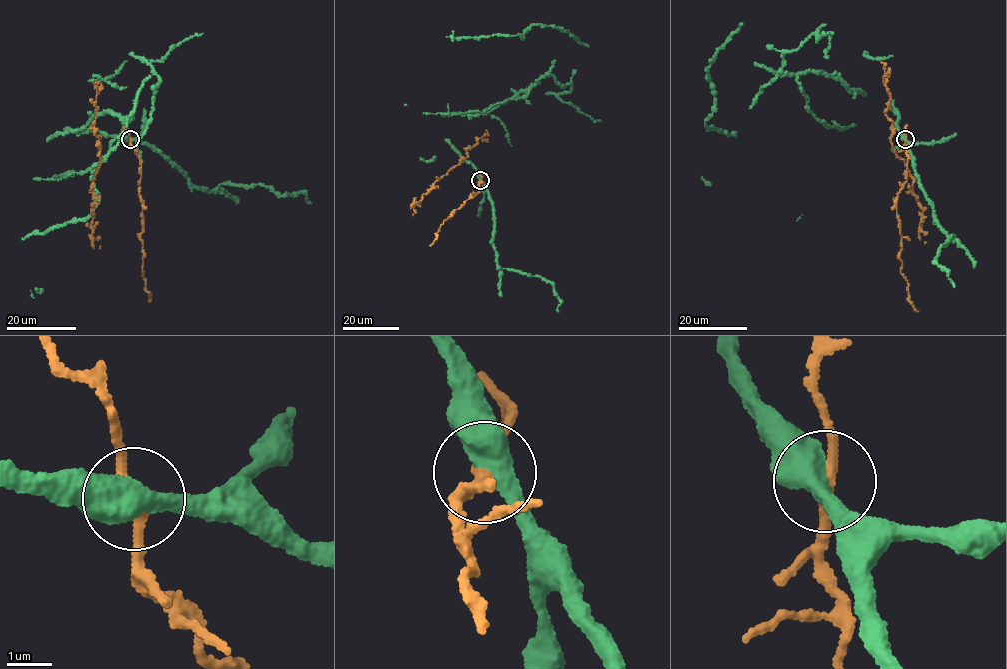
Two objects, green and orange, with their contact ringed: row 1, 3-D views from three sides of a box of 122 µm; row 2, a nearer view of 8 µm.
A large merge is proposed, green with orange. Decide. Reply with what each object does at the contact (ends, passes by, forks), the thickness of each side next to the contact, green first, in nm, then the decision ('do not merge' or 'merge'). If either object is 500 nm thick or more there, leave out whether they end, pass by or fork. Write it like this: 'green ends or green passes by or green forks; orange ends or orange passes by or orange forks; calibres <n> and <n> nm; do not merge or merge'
calibres 500 and 260 nm; do not merge

